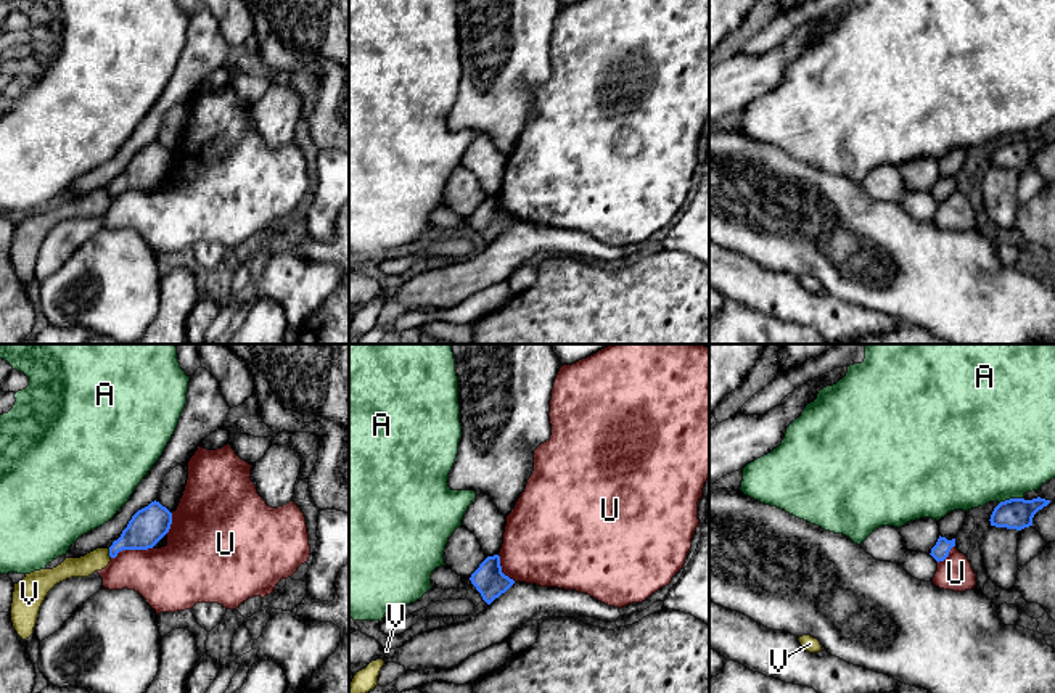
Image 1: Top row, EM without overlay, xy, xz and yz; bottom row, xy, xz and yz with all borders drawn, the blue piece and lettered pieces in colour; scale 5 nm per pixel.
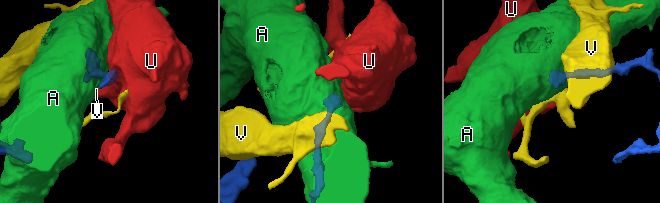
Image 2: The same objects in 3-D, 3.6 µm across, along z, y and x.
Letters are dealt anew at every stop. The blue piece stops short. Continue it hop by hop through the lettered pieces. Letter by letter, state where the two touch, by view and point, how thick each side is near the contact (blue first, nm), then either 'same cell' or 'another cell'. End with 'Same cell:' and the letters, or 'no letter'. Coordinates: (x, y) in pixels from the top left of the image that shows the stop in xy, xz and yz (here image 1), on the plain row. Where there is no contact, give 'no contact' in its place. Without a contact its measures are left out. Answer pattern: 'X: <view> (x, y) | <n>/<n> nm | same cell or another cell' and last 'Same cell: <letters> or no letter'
A: yz (1010, 139) | 160/500 nm | another cell
U: xy (131, 188) | 180/320 nm | another cell
V: xy (110, 193) | 180/110 nm | another cell
Same cell: no letter

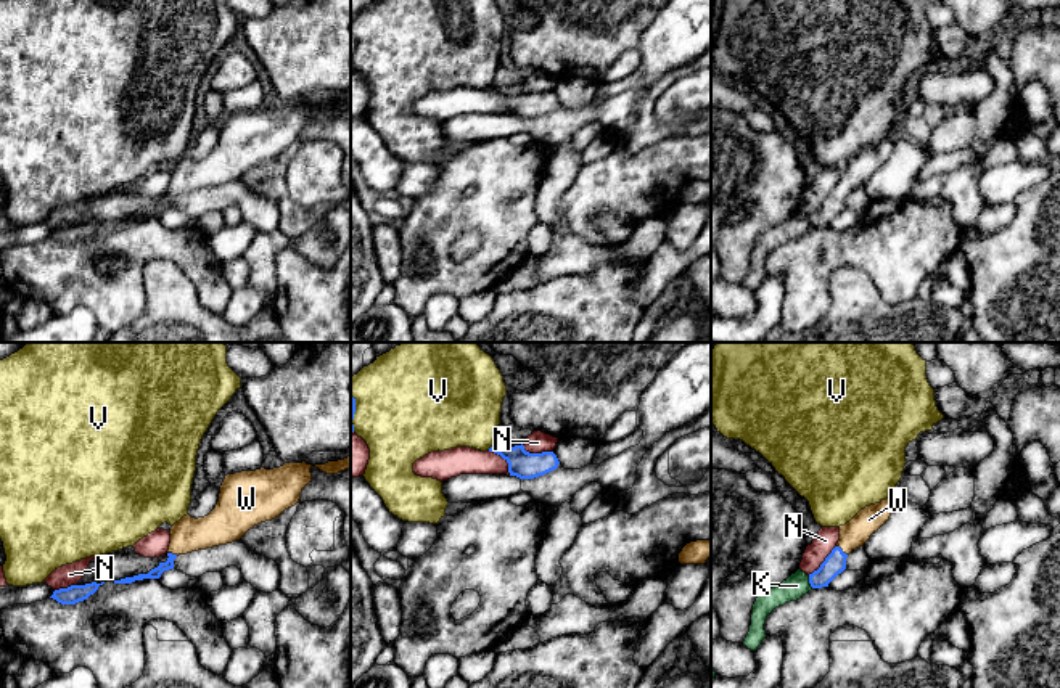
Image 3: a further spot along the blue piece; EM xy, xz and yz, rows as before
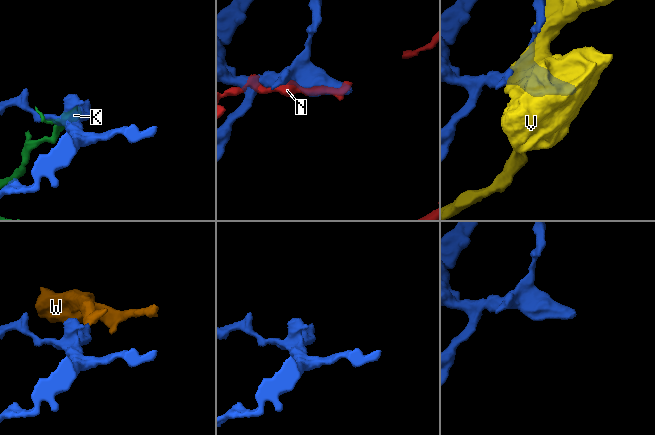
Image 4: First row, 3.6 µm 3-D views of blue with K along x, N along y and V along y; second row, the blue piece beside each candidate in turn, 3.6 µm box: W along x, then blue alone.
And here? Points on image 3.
K: yz (809, 222) | 110/120 nm | another cell
N: xz (536, 94) | 140/110 nm | another cell
V: xz (354, 52) | 50/500 nm | another cell
W: yz (842, 190) | 110/140 nm | same cell
Same cell: W

